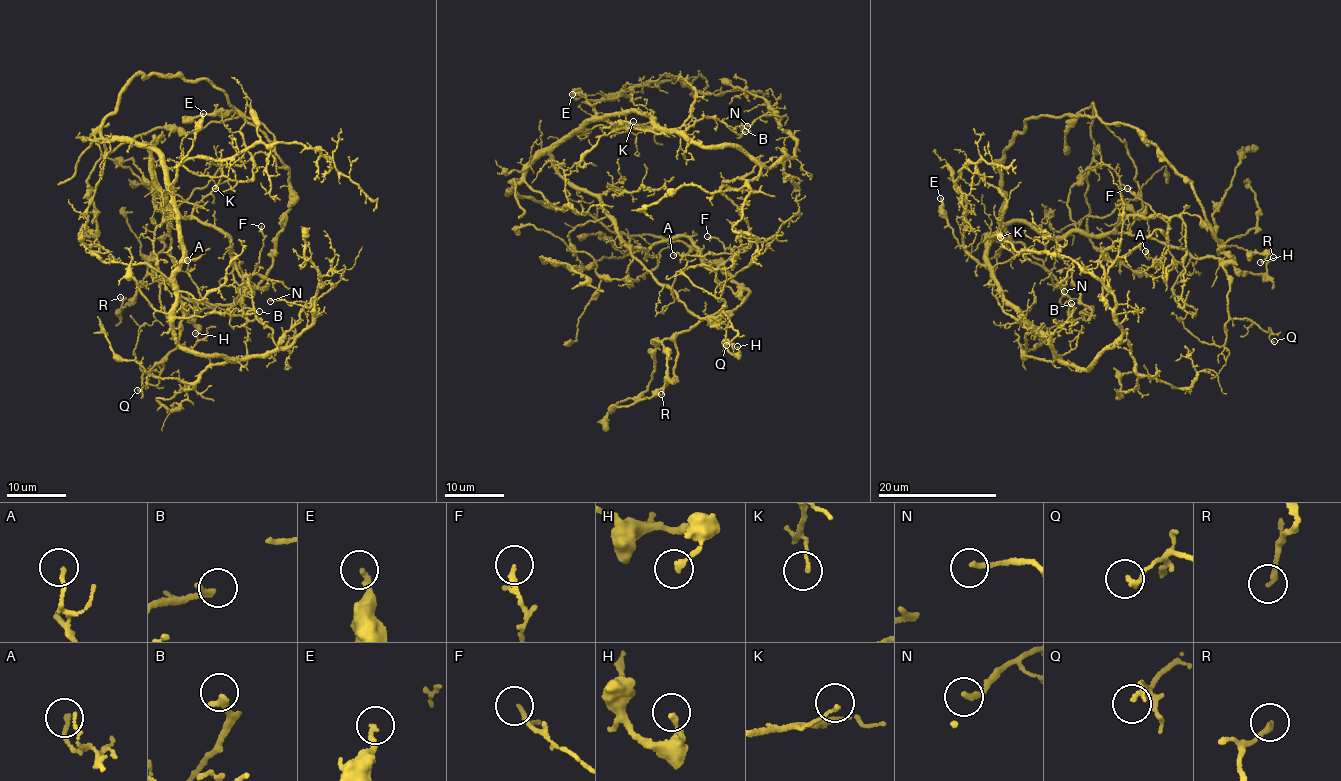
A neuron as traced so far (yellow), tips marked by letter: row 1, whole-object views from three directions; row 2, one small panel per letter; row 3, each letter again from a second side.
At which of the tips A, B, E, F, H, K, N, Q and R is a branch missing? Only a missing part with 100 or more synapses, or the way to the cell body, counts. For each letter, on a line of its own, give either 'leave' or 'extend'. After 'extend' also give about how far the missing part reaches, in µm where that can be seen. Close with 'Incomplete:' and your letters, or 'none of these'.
A: leave
B: leave
E: leave
F: leave
H: leave
K: leave
N: leave
Q: leave
R: leave
Incomplete: none of these

